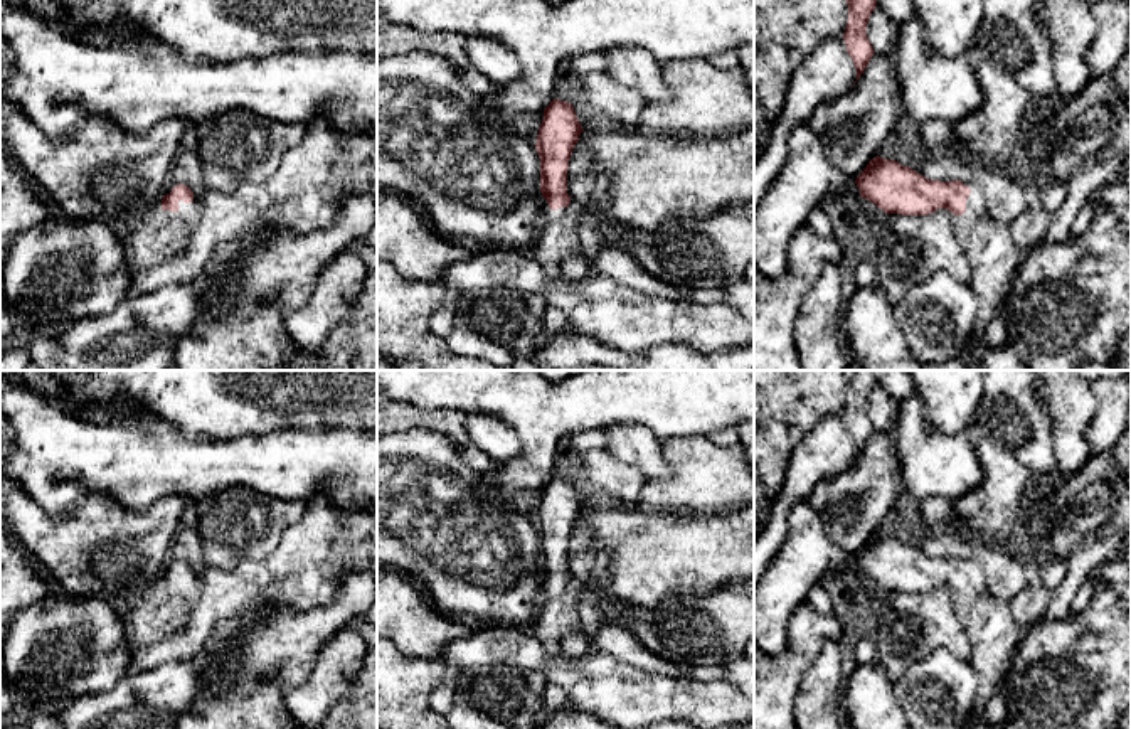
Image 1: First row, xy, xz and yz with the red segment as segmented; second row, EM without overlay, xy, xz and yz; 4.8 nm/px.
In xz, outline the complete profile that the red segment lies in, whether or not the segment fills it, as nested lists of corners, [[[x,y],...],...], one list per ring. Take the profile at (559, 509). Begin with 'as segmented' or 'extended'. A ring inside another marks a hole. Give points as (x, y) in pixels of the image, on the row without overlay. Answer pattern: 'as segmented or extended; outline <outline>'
extended; outline [[[552,476],[544,487],[535,520],[540,535],[542,601],[564,598],[571,591],[567,547],[582,508],[571,480]]]

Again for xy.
extended; outline [[[172,557],[126,618],[130,640],[151,645],[178,631],[199,596],[197,571]]]

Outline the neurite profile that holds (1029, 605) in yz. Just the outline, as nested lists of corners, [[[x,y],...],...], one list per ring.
[[[1025,586],[1012,601],[1012,616],[1020,623],[1027,625],[1037,621],[1045,613],[1052,589],[1043,586]]]

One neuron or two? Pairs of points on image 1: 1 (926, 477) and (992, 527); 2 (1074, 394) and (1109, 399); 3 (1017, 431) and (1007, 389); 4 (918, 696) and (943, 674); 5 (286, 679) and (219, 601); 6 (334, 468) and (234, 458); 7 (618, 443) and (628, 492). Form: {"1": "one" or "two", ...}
{"1": "two", "2": "two", "3": "one", "4": "one", "5": "two", "6": "one", "7": "two"}

